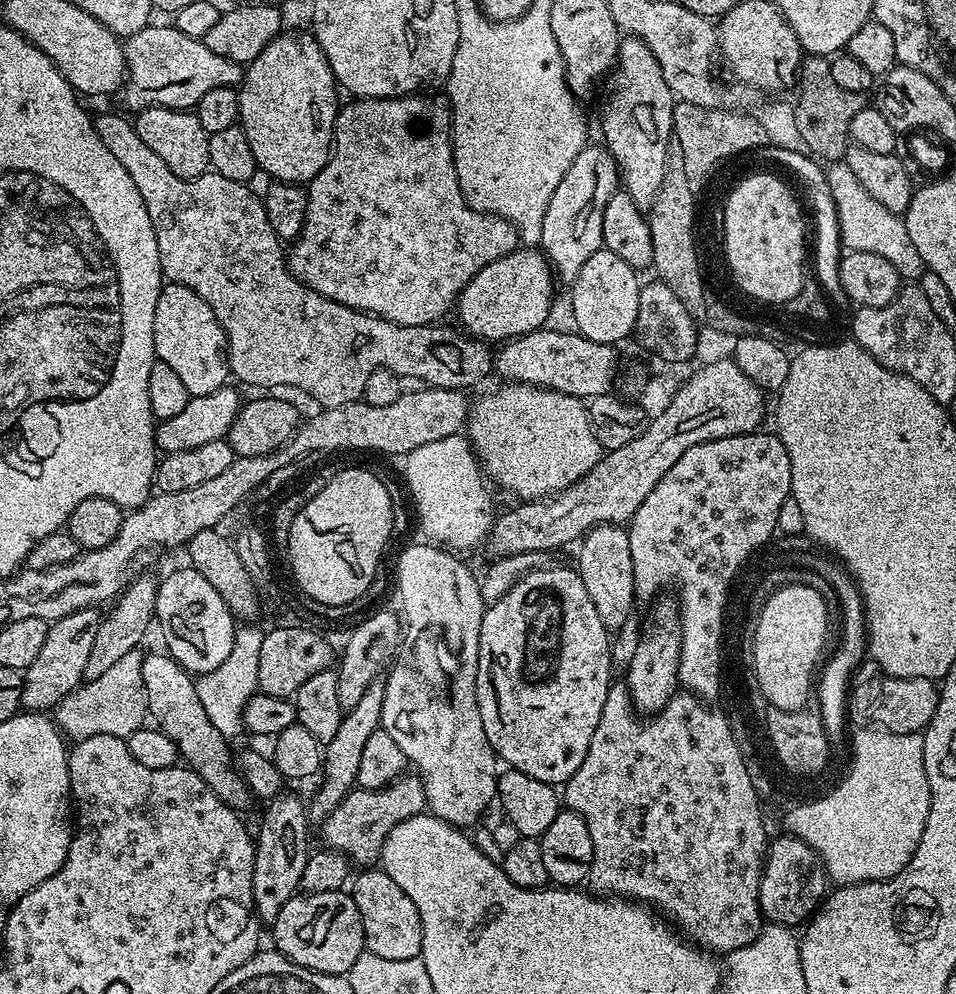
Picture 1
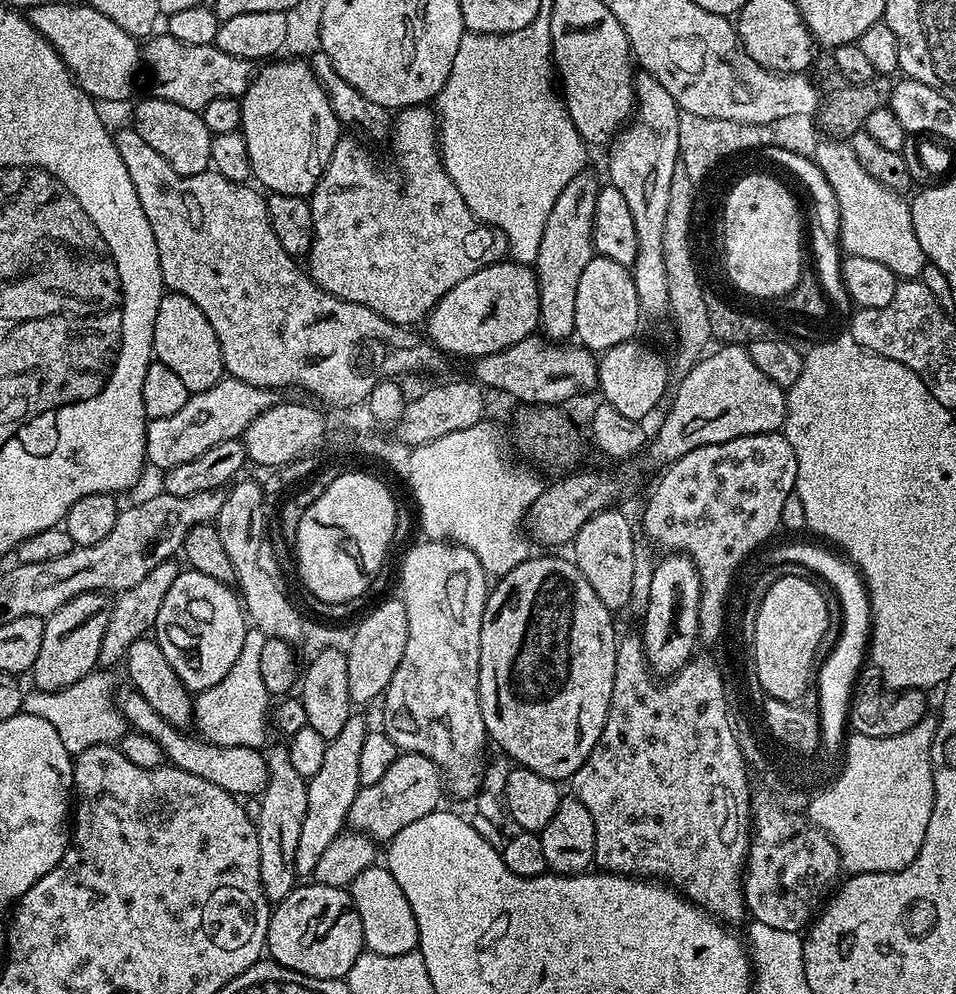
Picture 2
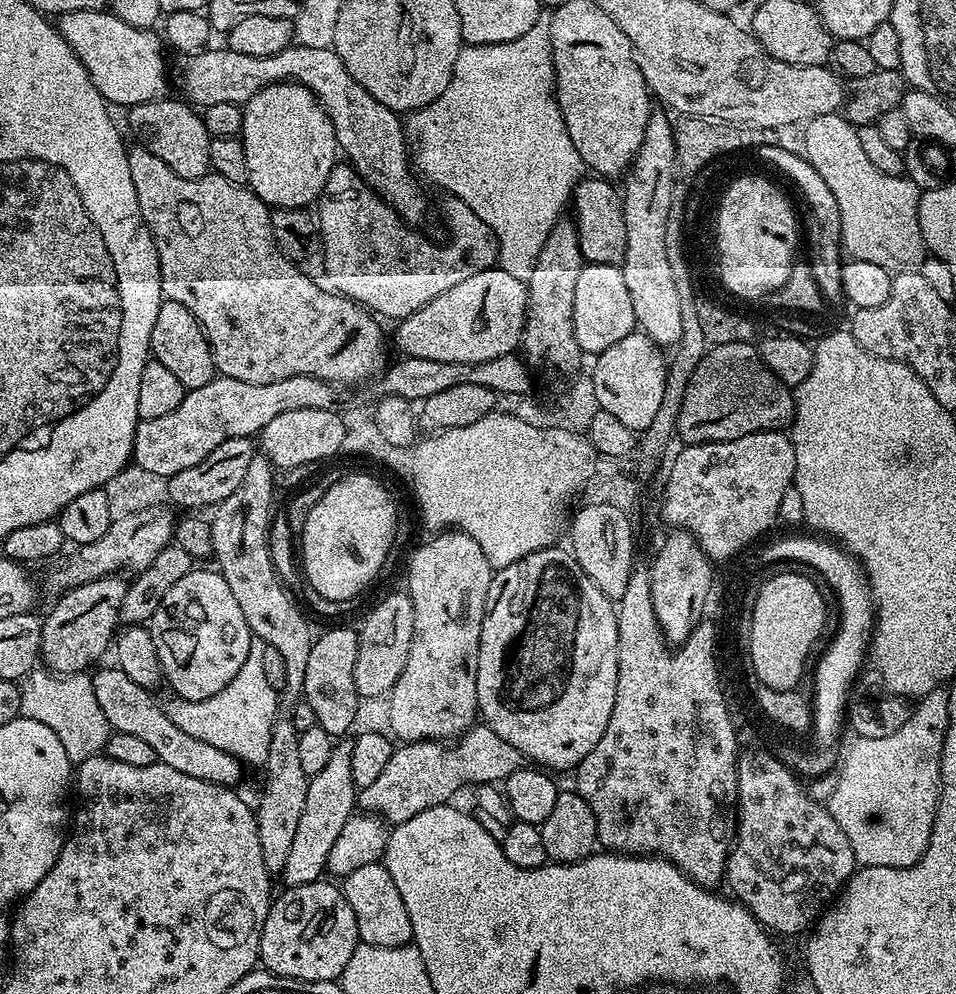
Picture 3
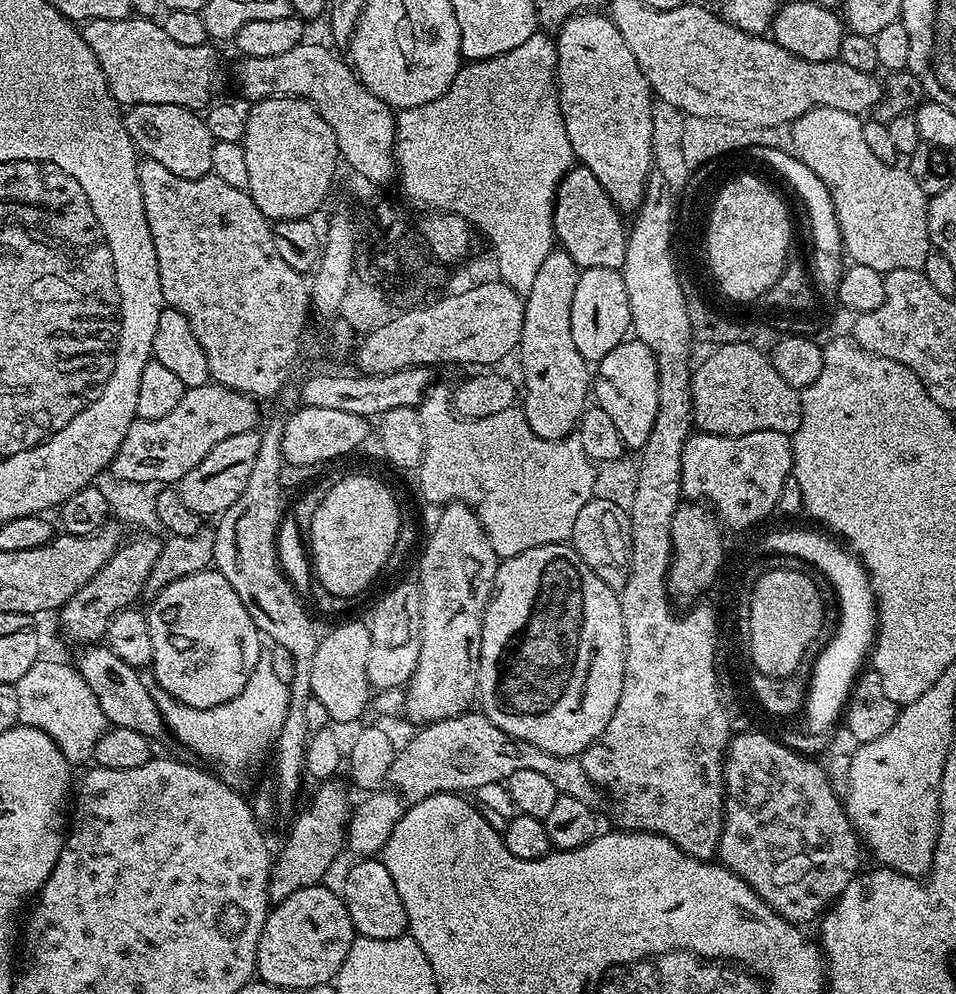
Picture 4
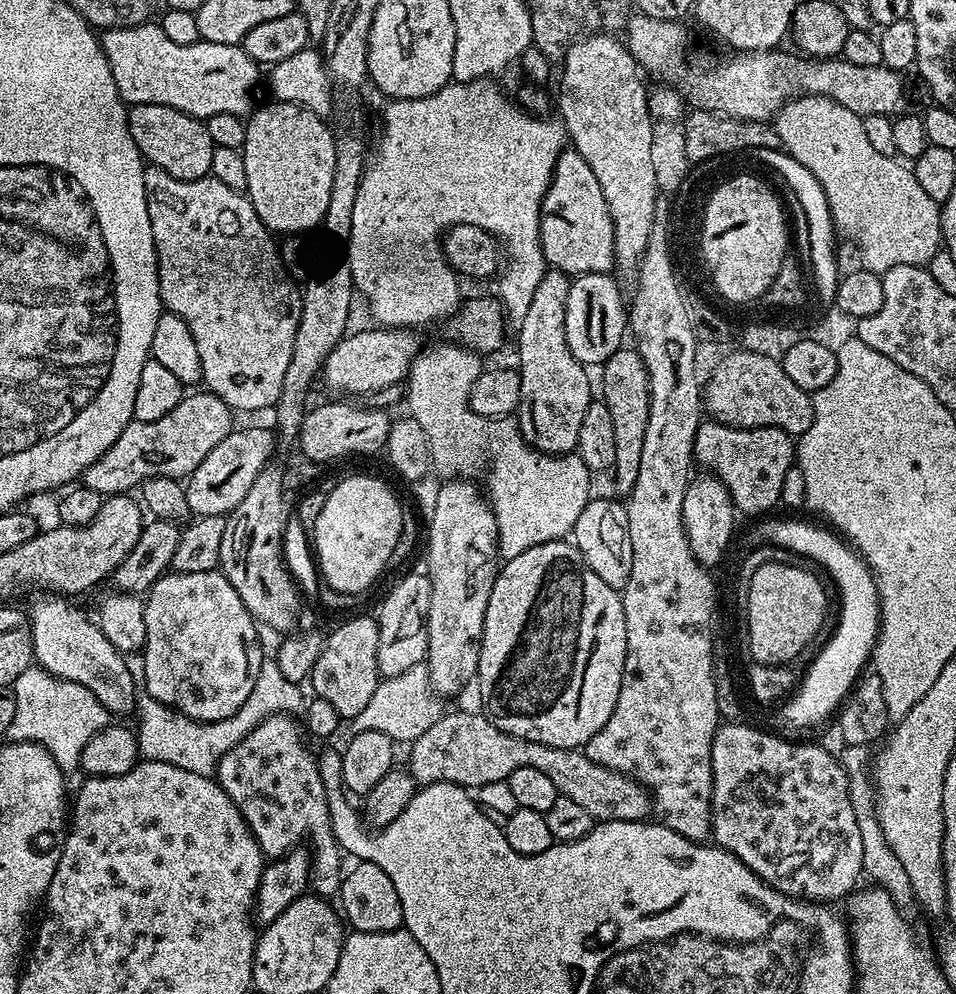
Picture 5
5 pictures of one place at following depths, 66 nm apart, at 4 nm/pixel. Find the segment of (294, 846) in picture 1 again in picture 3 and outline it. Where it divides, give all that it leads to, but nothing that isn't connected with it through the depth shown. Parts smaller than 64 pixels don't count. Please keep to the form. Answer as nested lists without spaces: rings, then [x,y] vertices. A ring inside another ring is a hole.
[[[277,715],[270,730],[270,750],[266,750],[264,772],[264,793],[260,796],[260,808],[255,809],[258,838],[262,842],[262,856],[269,873],[283,873],[286,858],[290,855],[290,846],[294,843],[294,834],[298,831],[298,822],[302,819],[302,810],[306,806],[306,790],[309,777],[302,770],[302,758],[298,754],[300,732],[294,726],[291,715]]]

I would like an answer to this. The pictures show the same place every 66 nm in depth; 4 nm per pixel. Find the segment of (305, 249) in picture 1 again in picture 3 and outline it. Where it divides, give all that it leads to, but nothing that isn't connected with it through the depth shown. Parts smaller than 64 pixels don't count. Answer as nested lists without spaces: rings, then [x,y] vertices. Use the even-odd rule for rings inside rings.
[[[350,166],[333,168],[318,201],[318,231],[322,241],[324,272],[328,275],[327,287],[357,304],[363,304],[385,321],[399,322],[414,314],[414,310],[422,310],[422,306],[438,298],[442,290],[450,290],[450,286],[466,282],[470,274],[497,267],[500,251],[494,230],[490,230],[490,226],[486,226],[486,222],[482,222],[482,218],[478,218],[478,214],[474,214],[466,202],[455,198],[445,201],[444,220],[448,223],[448,241],[435,244],[427,240],[420,230],[403,223],[400,215]]]

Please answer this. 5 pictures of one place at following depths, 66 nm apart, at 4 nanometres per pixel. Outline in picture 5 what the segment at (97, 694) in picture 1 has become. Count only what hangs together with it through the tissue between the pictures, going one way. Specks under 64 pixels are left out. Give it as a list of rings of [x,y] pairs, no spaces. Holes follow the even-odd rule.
[[[39,666],[22,670],[22,674],[18,674],[10,687],[16,705],[7,739],[12,742],[25,740],[31,744],[41,744],[50,750],[54,762],[58,762],[62,771],[66,774],[75,773],[80,768],[86,742],[90,742],[98,730],[107,728],[110,723],[110,713],[106,706],[90,690],[86,690],[86,686],[51,676],[45,668]]]

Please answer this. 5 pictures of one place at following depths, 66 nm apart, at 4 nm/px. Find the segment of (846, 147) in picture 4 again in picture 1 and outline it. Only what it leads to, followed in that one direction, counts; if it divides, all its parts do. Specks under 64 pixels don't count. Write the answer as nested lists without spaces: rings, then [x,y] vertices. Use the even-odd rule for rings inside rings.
[[[829,163],[826,173],[834,206],[837,207],[841,245],[850,252],[878,254],[878,258],[886,258],[886,262],[890,262],[890,266],[894,266],[894,270],[898,270],[905,281],[919,281],[926,269],[918,250],[914,250],[914,242],[910,242],[910,233],[904,225],[903,215],[886,210],[882,202],[874,202],[874,198],[866,194],[866,186],[862,186],[862,182],[854,178],[854,170],[850,170],[848,164]]]

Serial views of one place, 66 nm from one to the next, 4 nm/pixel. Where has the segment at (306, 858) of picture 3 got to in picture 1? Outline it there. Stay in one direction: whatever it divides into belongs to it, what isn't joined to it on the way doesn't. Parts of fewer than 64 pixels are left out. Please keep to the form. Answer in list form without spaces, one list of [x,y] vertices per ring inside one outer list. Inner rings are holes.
[[[378,678],[370,682],[366,694],[362,694],[362,702],[358,702],[358,706],[345,711],[342,722],[338,726],[338,734],[334,734],[334,738],[330,738],[330,742],[323,745],[320,785],[312,796],[312,804],[310,800],[307,805],[309,817],[313,821],[324,821],[332,813],[334,806],[338,806],[338,802],[342,802],[342,798],[346,798],[346,794],[357,787],[358,761],[362,758],[362,749],[370,739],[370,734],[374,734],[374,730],[380,727],[383,697],[384,680]]]

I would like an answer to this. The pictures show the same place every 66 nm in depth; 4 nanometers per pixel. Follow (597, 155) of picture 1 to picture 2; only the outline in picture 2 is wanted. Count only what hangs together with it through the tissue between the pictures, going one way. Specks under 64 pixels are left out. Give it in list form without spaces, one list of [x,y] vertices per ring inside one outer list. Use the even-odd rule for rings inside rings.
[[[589,174],[575,176],[566,190],[558,194],[550,218],[546,218],[546,230],[542,230],[542,246],[538,246],[538,258],[534,265],[540,299],[540,327],[549,341],[564,342],[575,333],[574,302],[578,302],[578,281],[582,270],[592,261],[592,223],[594,206],[601,185]]]

